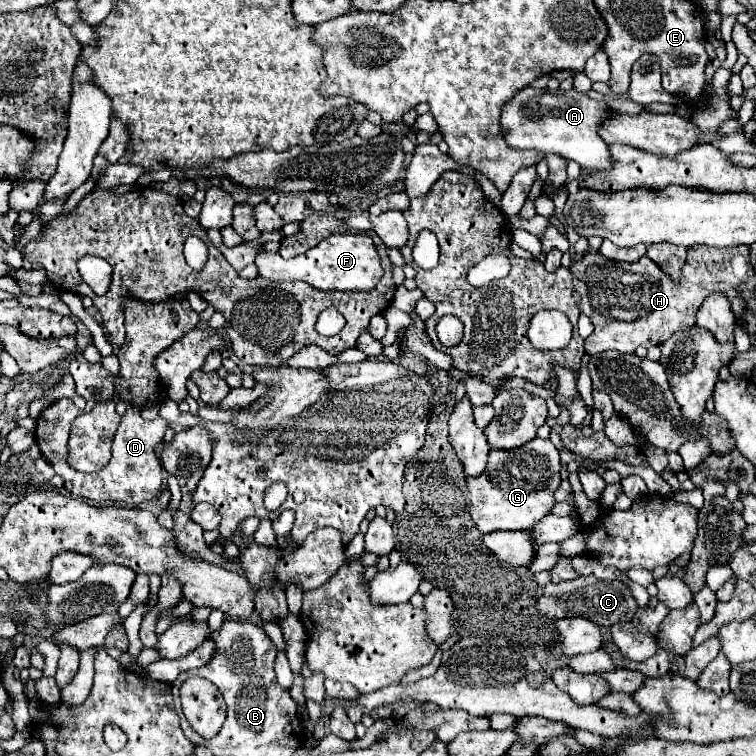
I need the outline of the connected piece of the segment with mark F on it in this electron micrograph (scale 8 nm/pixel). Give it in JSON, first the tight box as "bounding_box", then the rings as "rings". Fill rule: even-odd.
{"bounding_box":[256,233,384,291],"rings":[[[364,233],[330,235],[324,241],[320,241],[316,247],[290,261],[282,259],[280,253],[260,251],[256,257],[256,265],[258,265],[260,277],[264,279],[270,279],[270,281],[302,280],[324,291],[336,291],[336,289],[338,291],[370,291],[378,285],[378,281],[384,275],[378,249],[372,237]]]}

